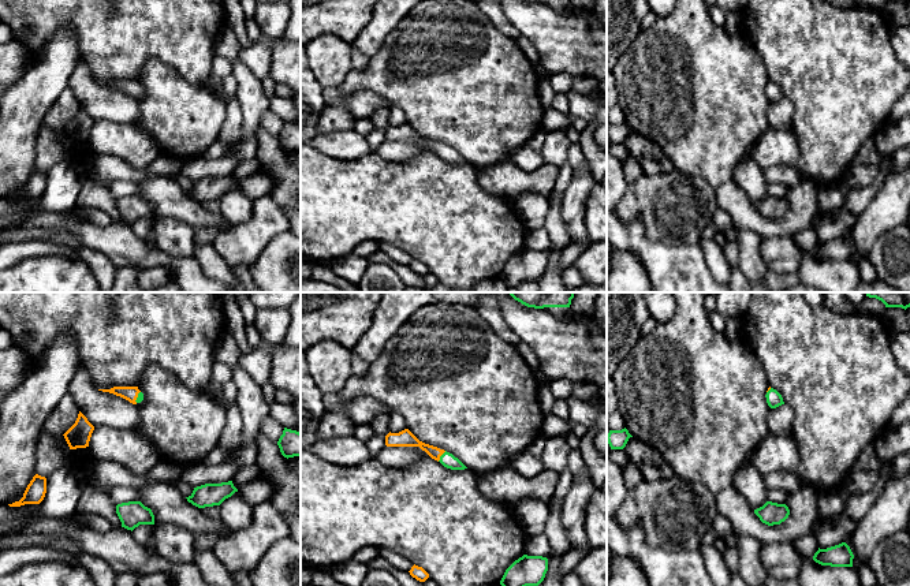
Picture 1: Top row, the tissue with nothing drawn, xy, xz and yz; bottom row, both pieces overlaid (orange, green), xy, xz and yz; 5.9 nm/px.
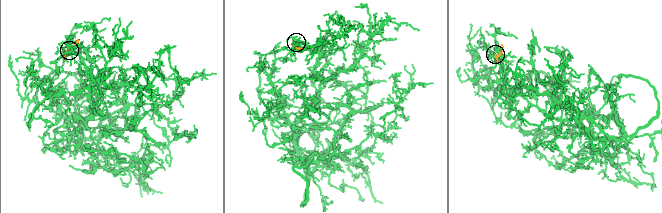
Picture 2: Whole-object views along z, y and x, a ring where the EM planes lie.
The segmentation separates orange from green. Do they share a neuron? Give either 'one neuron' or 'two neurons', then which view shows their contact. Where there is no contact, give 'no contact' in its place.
one neuron; contact in xz

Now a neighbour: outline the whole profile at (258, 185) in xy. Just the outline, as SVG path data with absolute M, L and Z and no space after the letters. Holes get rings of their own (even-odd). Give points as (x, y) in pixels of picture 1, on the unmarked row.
M258 171L238 183L239 189L251 201L257 201L261 197L271 195L275 187L275 179L272 175Z

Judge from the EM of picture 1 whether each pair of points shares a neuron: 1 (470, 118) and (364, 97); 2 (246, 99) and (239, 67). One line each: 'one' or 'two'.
1: two
2: one

